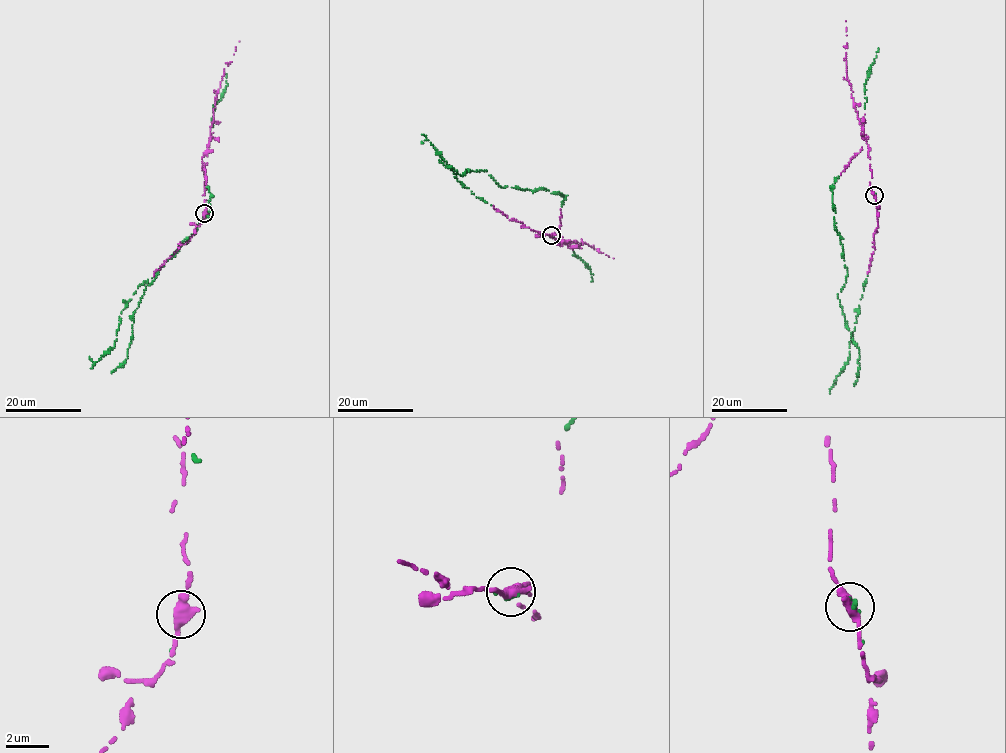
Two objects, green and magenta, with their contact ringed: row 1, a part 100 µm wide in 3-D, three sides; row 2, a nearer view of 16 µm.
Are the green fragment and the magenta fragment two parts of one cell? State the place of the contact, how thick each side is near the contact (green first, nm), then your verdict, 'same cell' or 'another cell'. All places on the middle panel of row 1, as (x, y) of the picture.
place (551, 235); calibres 280 and 440 nm; same cell

